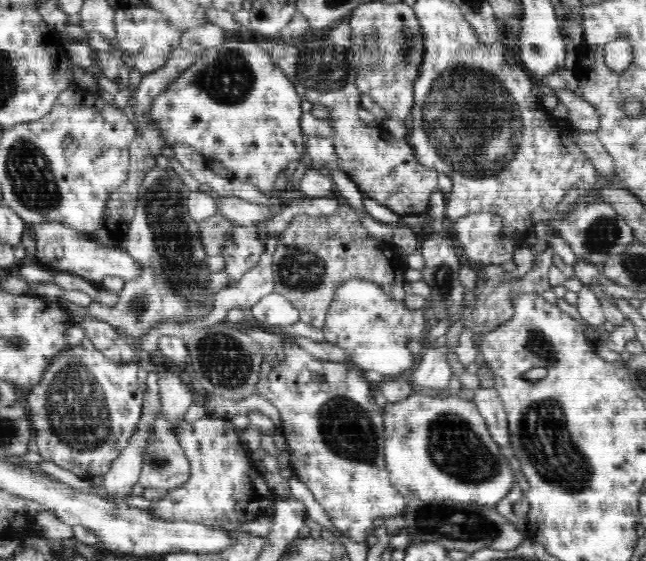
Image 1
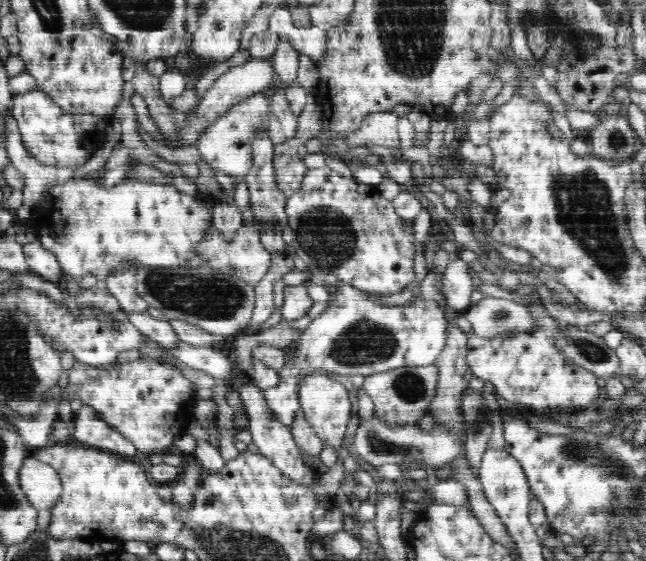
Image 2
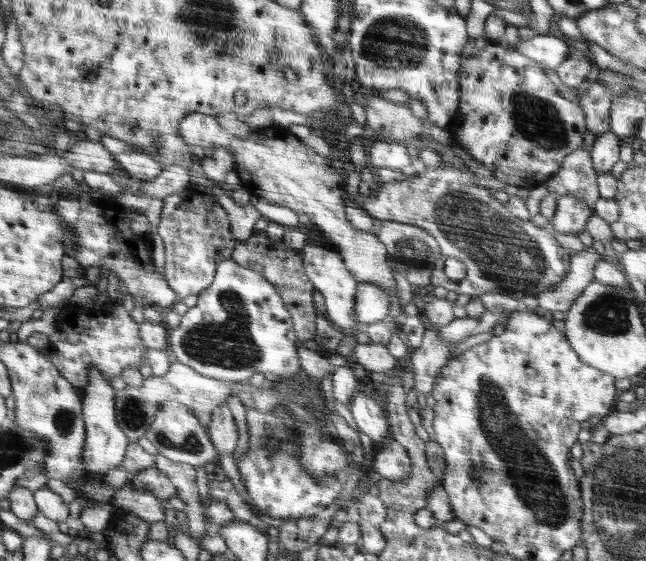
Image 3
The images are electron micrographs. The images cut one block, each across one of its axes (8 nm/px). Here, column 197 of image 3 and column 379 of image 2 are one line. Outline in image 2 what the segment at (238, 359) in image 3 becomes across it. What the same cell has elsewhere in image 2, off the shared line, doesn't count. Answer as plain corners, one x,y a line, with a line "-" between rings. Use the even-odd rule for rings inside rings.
339,280
329,307
298,336
293,357
278,371
278,386
261,389
276,420
287,426
293,423
297,410
301,409
299,384
314,371
324,371
333,376
366,376
393,368
429,365
440,356
450,324
436,301
418,297
403,306
388,306
379,302
378,296
382,294
358,290

